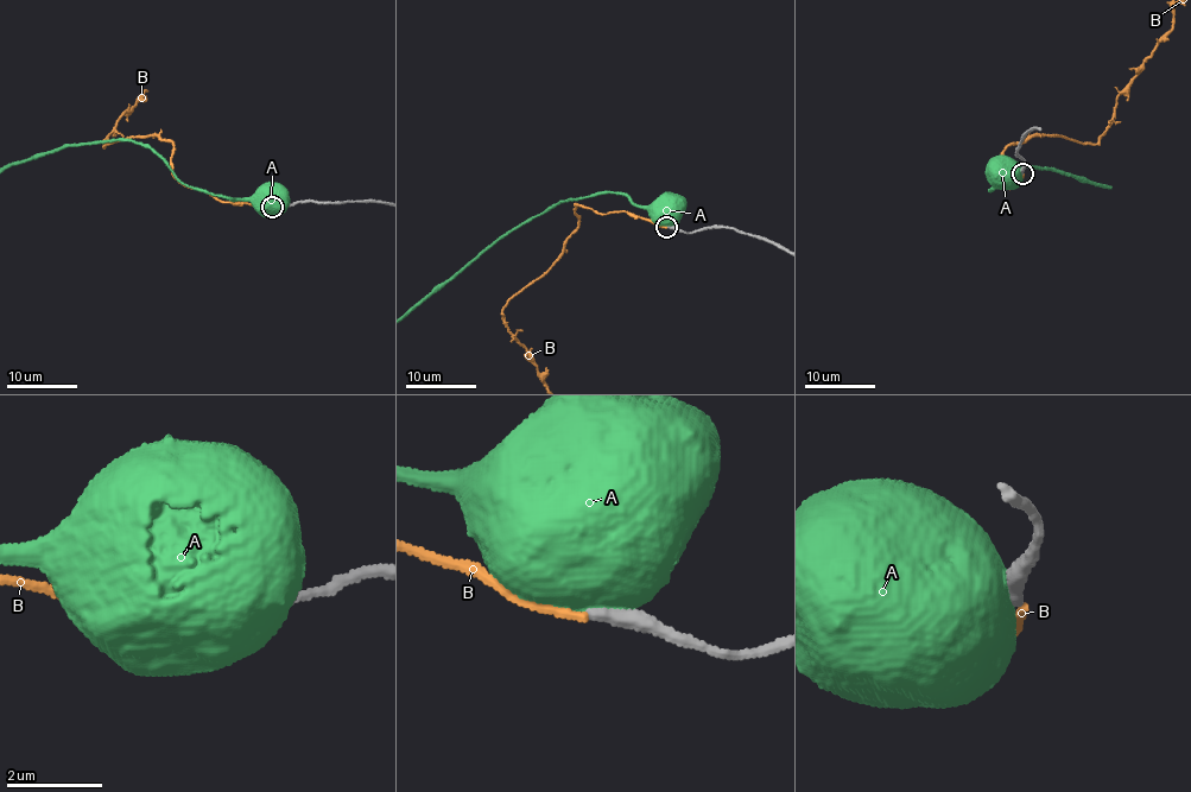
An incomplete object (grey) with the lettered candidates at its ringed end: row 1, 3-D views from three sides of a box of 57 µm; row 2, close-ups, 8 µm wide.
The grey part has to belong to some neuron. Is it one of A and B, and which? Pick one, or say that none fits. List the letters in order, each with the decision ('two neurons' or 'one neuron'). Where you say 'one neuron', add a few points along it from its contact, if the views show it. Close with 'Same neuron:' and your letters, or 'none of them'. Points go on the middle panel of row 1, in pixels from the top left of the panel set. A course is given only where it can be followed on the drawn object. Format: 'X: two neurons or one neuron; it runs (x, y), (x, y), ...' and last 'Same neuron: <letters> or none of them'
A: two neurons
B: two neurons
Same neuron: none of them

